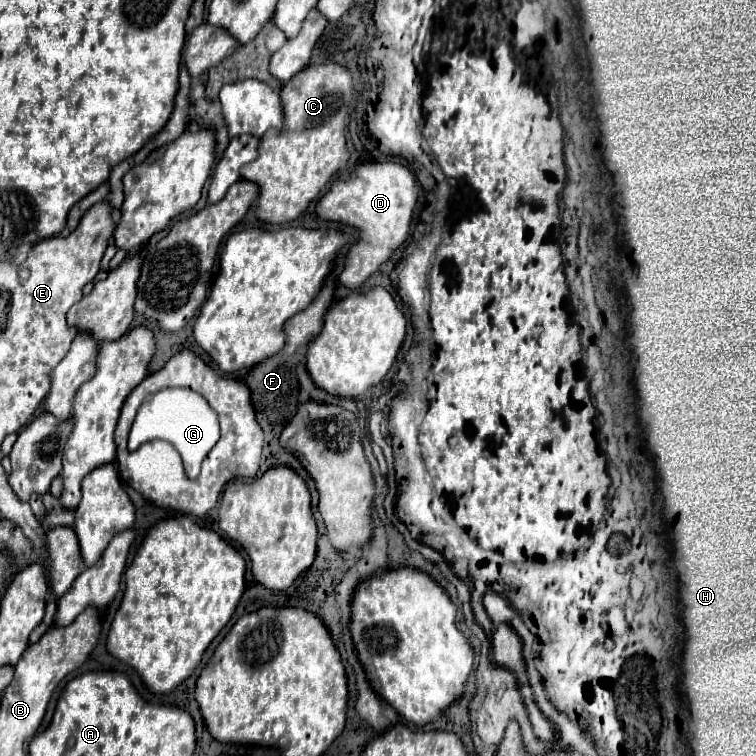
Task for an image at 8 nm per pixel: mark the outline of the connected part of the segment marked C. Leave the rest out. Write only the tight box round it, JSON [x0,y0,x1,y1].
[241,63,355,225]

